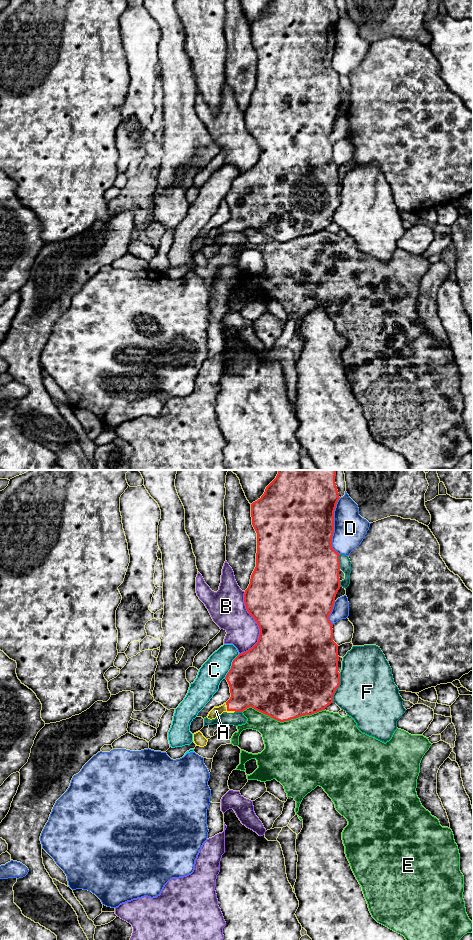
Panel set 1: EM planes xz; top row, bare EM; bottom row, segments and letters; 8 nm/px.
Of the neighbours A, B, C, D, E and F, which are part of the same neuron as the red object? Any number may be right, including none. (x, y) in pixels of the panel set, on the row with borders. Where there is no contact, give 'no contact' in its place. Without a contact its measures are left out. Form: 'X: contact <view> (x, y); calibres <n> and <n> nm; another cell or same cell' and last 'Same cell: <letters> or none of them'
A: contact xz (228, 710); calibres 320 and 70 nm; same cell
B: contact xz (258, 625); calibres 500 and 260 nm; another cell
C: contact xz (231, 666); calibres 480 and 200 nm; another cell
D: contact xz (333, 526); calibres 500 and 260 nm; another cell
E: contact xz (283, 721); calibres 480 and 480 nm; another cell
F: contact xz (337, 687); calibres 480 and 460 nm; another cell
Same cell: A

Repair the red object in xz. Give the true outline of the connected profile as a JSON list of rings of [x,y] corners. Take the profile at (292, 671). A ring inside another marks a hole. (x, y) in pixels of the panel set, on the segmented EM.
[[[278,470],[276,478],[266,487],[260,499],[251,504],[252,525],[257,533],[256,567],[251,575],[250,584],[244,593],[244,603],[248,613],[257,622],[260,634],[258,642],[248,651],[239,654],[232,662],[231,669],[227,673],[227,680],[231,697],[219,707],[214,707],[207,718],[212,720],[223,712],[243,712],[249,707],[284,722],[305,715],[312,715],[333,703],[333,695],[340,685],[340,673],[338,672],[338,645],[333,641],[333,624],[329,620],[335,597],[340,589],[340,554],[332,548],[332,536],[334,533],[334,511],[339,500],[339,493],[335,483],[337,470]]]

